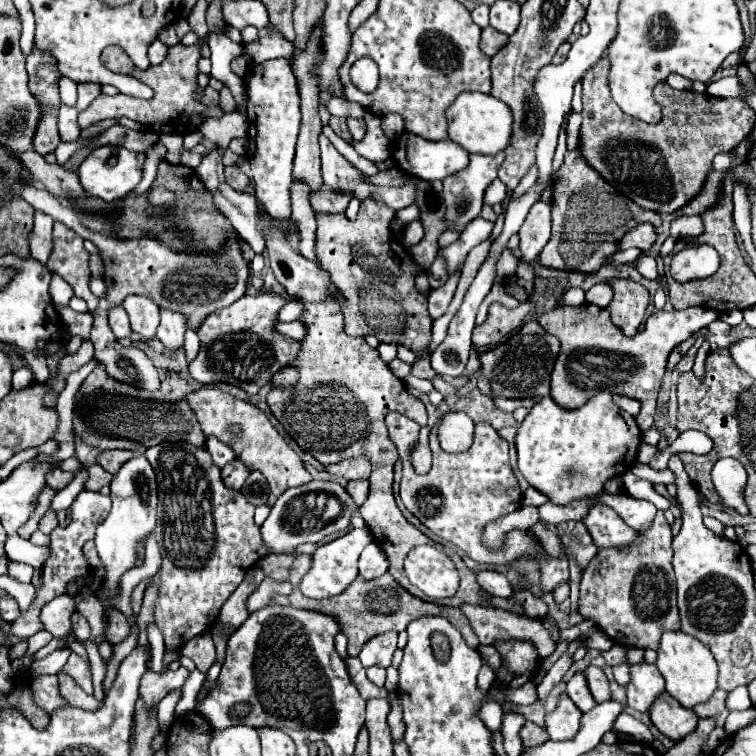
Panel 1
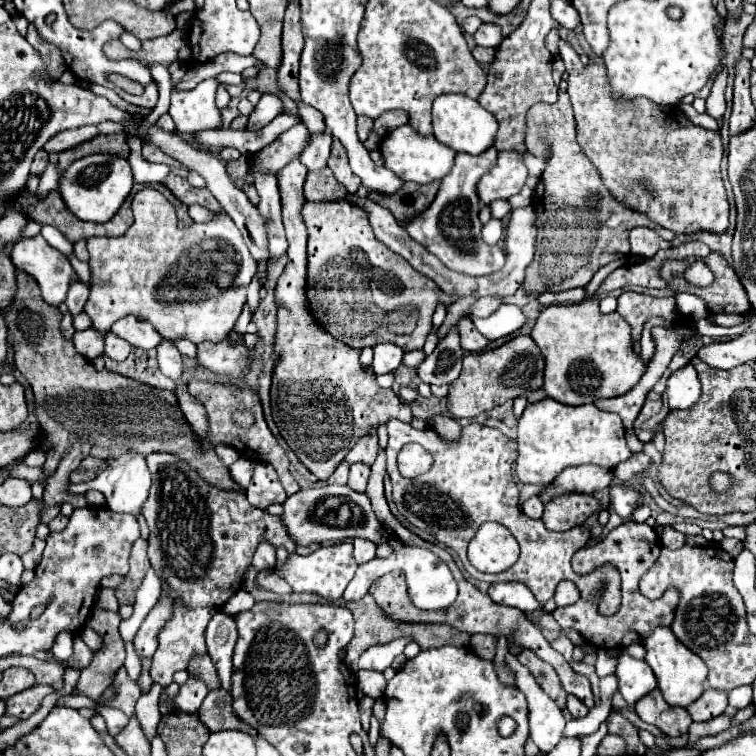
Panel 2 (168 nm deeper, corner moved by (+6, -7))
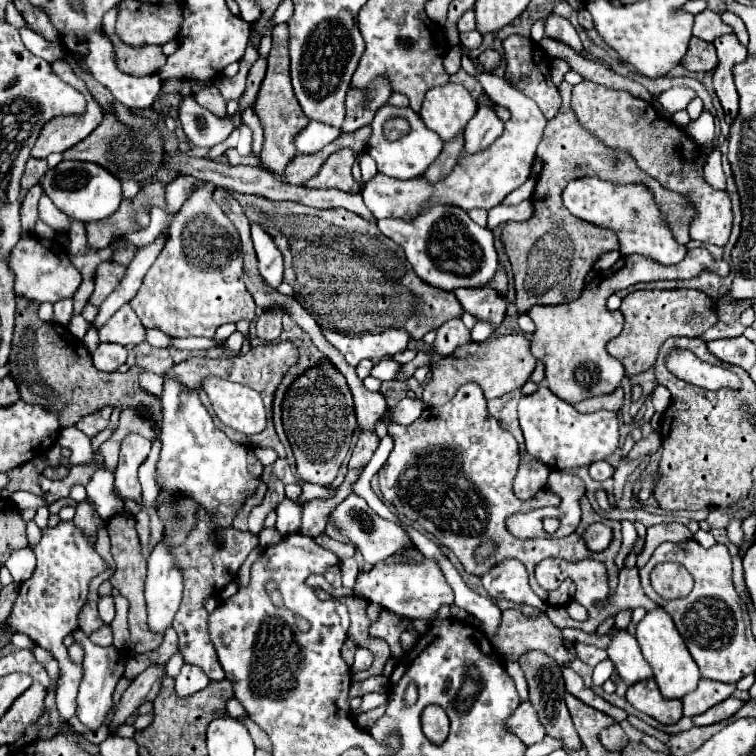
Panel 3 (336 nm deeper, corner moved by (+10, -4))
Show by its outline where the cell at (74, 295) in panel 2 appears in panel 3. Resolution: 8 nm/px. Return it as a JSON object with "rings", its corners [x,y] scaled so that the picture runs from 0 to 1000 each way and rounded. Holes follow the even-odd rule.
{"rings":[[[87,394],[87,397],[79,397],[77,402],[71,402],[71,426],[90,431],[93,421],[95,421],[95,394]]]}

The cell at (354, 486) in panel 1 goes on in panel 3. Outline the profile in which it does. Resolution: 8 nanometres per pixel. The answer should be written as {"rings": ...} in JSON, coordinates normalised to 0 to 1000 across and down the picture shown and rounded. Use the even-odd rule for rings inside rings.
{"rings":[[[479,571],[479,574],[474,577],[471,593],[468,593],[466,606],[463,606],[463,611],[460,611],[460,622],[476,622],[476,619],[481,619],[481,616],[489,611],[492,601],[497,598],[500,587],[503,587],[503,582],[497,579],[495,571]]]}

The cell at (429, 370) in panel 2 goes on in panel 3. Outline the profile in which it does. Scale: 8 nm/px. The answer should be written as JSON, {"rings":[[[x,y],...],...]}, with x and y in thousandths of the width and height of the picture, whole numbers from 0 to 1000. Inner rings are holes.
{"rings":[[[508,474],[503,476],[495,489],[492,489],[492,497],[503,500],[503,503],[524,503],[524,497],[532,492],[532,481],[524,479],[524,476],[516,476],[516,474]]]}

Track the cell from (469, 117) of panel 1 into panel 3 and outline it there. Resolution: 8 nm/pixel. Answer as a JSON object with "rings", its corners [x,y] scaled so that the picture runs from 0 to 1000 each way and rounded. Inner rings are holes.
{"rings":[[[593,108],[563,122],[556,156],[587,188],[614,177],[619,159],[632,148],[632,138],[611,111]]]}

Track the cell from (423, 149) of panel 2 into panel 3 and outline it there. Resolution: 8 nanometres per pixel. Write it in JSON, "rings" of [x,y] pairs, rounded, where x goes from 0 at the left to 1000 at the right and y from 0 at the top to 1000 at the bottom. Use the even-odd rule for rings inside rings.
{"rings":[[[508,140],[497,148],[495,159],[492,159],[492,180],[484,190],[484,201],[497,212],[500,217],[500,225],[511,233],[519,233],[519,235],[526,235],[526,238],[542,238],[542,235],[550,235],[550,233],[558,233],[563,228],[563,222],[579,209],[579,204],[585,201],[585,185],[577,180],[577,175],[569,175],[563,169],[563,164],[558,164],[556,153],[542,146],[542,143],[524,143],[524,140]],[[519,153],[532,153],[540,159],[542,164],[542,175],[529,180],[526,185],[513,185],[508,180],[508,164],[513,156]]]}

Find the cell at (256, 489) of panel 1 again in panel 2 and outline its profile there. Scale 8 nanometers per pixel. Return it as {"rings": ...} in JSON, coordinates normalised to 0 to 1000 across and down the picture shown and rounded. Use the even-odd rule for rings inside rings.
{"rings":[[[341,612],[336,620],[336,631],[328,649],[328,663],[341,673],[354,673],[360,665],[376,665],[378,649],[362,623],[354,612]]]}

